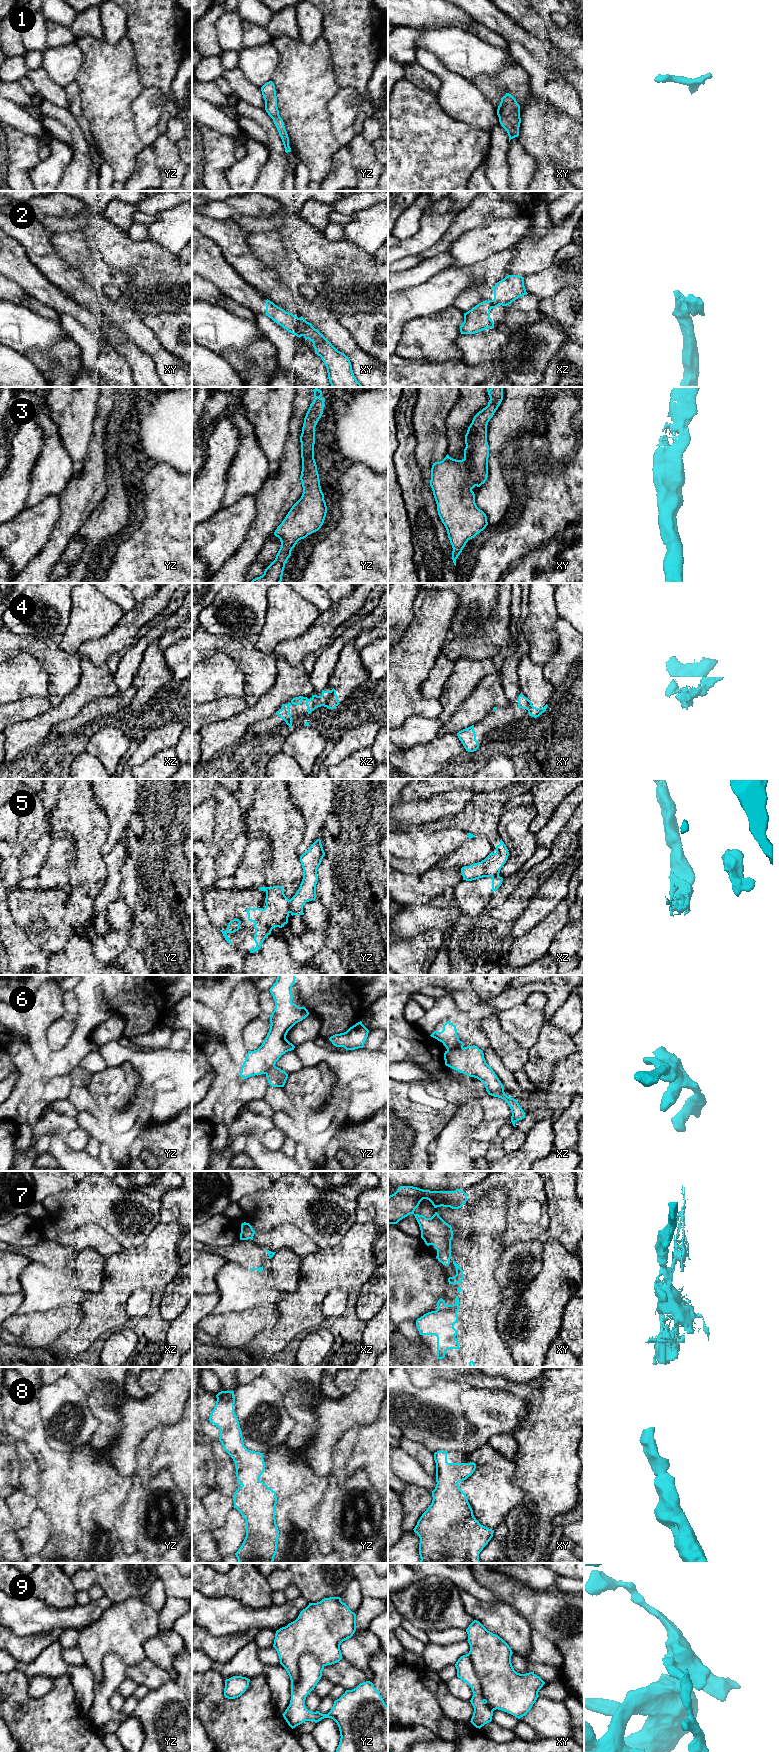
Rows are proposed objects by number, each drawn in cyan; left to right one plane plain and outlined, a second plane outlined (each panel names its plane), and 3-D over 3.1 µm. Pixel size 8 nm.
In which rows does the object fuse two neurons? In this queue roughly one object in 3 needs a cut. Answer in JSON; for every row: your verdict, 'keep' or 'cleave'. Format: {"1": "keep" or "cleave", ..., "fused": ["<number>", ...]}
{"1": "keep", "2": "cleave", "3": "keep", "4": "keep", "5": "cleave", "6": "cleave", "7": "cleave", "8": "keep", "9": "keep", "fused": ["2", "5", "6", "7"]}

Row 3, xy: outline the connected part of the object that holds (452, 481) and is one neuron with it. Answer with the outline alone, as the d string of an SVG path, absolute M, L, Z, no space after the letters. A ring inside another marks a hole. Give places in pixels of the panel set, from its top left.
M487 387L490 397L488 405L479 411L473 418L465 435L464 458L456 460L448 454L431 468L430 486L437 504L438 515L444 524L448 538L452 545L452 560L456 566L456 559L466 543L483 531L488 525L486 514L475 503L475 494L472 489L480 487L488 477L489 445L487 442L487 425L503 400L503 387Z

